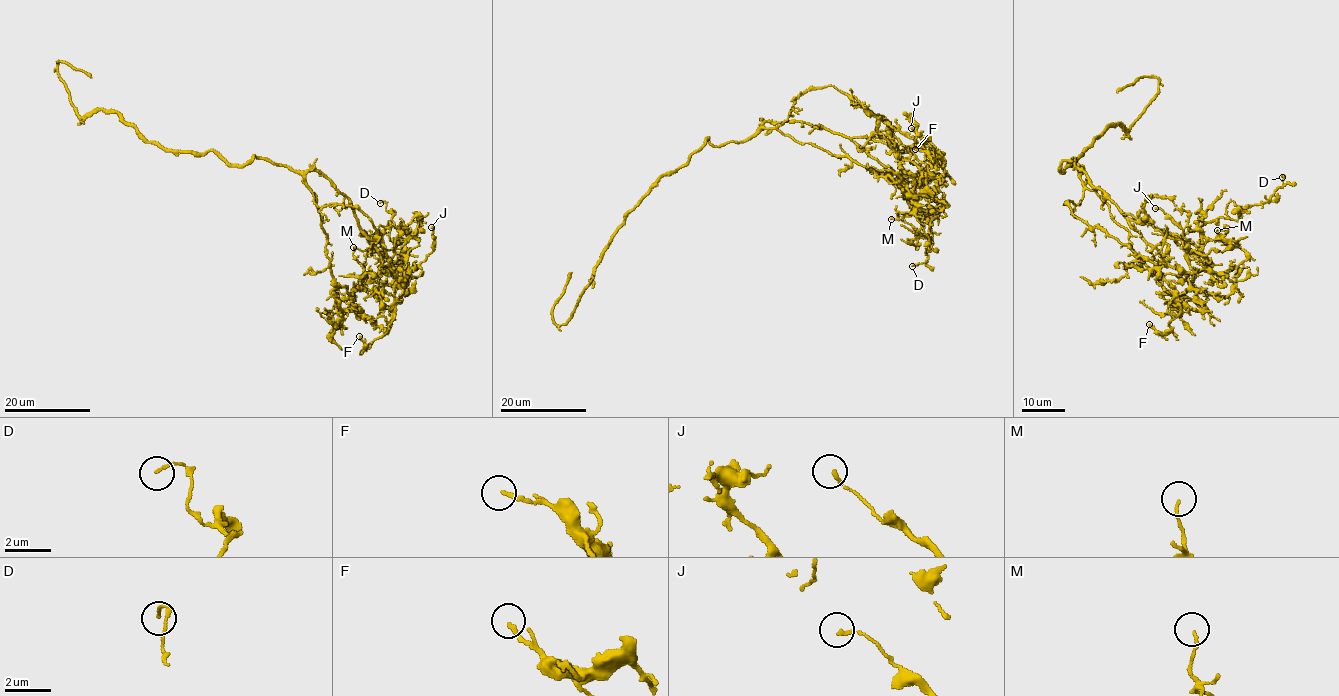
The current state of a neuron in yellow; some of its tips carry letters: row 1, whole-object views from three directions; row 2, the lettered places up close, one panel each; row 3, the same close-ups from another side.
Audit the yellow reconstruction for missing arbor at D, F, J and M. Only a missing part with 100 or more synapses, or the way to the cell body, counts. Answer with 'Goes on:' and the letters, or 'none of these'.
Goes on: none of these

